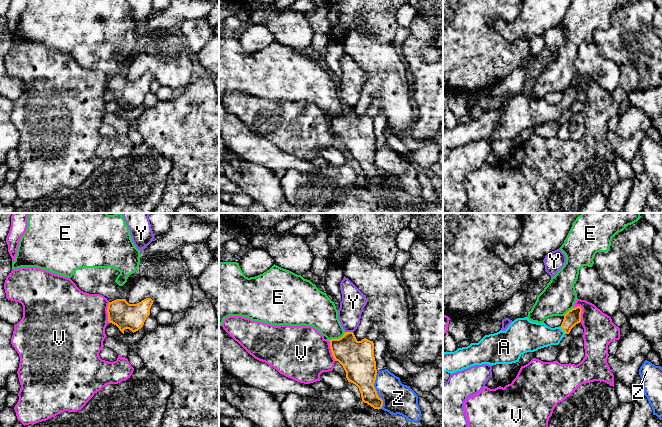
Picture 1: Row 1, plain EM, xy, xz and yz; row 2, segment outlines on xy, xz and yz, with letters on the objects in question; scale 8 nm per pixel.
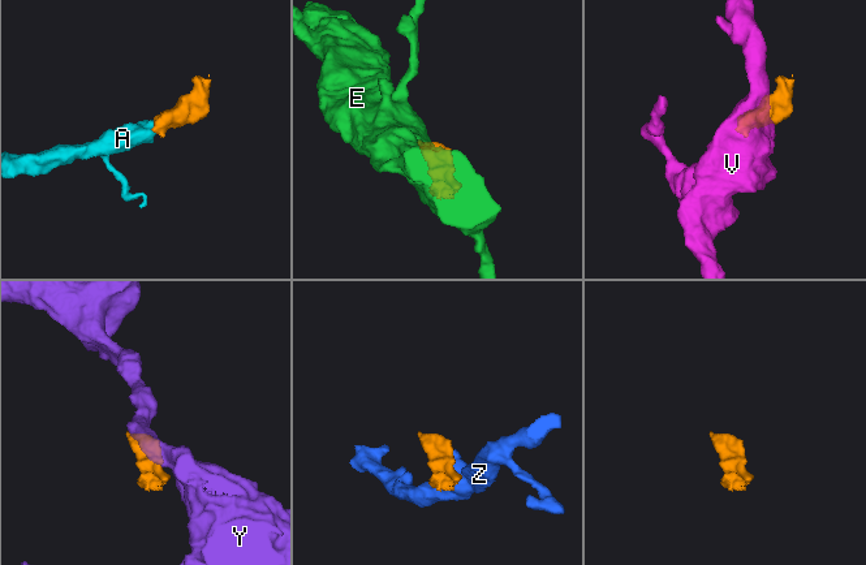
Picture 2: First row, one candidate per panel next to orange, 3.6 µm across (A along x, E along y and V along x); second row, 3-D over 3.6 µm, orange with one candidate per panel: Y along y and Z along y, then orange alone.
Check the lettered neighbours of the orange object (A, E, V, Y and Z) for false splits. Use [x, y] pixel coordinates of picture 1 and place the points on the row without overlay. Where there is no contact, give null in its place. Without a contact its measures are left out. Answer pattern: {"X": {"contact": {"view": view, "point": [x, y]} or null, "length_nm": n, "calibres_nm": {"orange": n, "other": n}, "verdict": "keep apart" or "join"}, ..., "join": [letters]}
{"A": {"contact": {"view": "yz", "point": [563, 106]}, "length_nm": 80, "calibres_nm": {"orange": 120, "other": 220}, "verdict": "join"}, "E": {"contact": {"view": "xz", "point": [336, 115]}, "length_nm": 160, "calibres_nm": {"orange": 280, "other": 260}, "verdict": "keep apart"}, "V": {"contact": {"view": "yz", "point": [581, 88]}, "length_nm": 140, "calibres_nm": {"orange": 120, "other": 260}, "verdict": "keep apart"}, "Y": {"contact": {"view": "xz", "point": [349, 108]}, "length_nm": 60, "calibres_nm": {"orange": 280, "other": 190}, "verdict": "keep apart"}, "Z": {"contact": {"view": "xz", "point": [376, 167]}, "length_nm": 300, "calibres_nm": {"orange": 260, "other": 240}, "verdict": "keep apart"}, "join": ["A"]}

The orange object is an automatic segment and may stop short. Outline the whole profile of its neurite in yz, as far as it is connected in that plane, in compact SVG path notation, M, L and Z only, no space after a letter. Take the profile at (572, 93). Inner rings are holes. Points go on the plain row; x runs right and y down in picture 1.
M577 82L569 86L559 103L551 104L545 99L530 97L527 93L515 95L505 107L485 111L478 119L471 119L467 123L458 124L454 128L443 129L443 148L450 150L462 147L474 141L496 141L512 140L519 138L520 133L527 128L534 128L538 125L551 121L558 121L565 110L581 98L582 84Z

